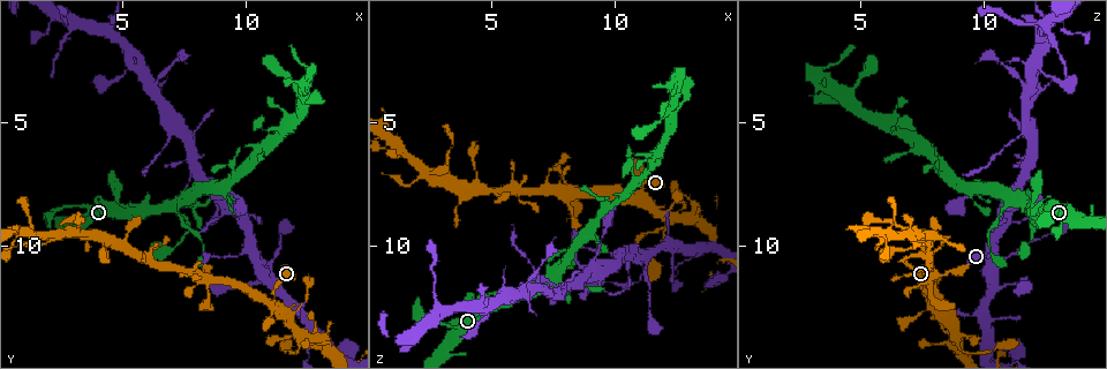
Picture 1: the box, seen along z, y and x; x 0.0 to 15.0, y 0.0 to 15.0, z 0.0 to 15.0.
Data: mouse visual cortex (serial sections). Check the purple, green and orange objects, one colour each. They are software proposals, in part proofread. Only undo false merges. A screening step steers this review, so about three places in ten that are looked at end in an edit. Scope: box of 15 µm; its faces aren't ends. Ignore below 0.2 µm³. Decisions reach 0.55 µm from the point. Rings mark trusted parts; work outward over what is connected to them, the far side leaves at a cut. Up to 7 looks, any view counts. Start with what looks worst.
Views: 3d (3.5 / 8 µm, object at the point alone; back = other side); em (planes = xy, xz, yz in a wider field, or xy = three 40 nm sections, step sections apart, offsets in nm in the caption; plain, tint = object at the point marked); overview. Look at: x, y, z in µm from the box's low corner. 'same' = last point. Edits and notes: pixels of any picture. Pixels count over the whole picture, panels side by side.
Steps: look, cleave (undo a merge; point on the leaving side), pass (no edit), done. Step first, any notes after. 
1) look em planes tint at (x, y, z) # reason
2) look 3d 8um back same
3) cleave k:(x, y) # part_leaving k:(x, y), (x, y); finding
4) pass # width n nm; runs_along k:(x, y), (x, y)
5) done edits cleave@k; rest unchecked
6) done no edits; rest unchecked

look 3d 8um back at (11.2, 11.6, 10.4) # three arms meet

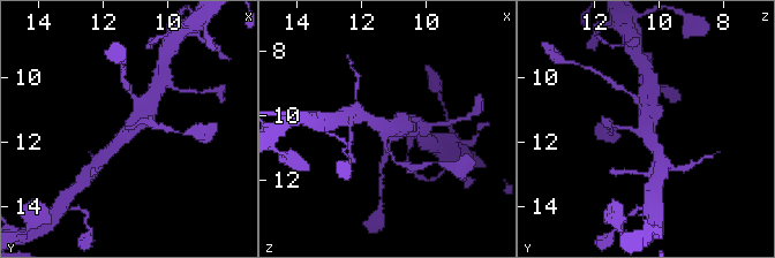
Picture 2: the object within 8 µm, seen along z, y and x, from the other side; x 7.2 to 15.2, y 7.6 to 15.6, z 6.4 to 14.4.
look 3d 3.5um at (11.3, 11.8, 10.4)

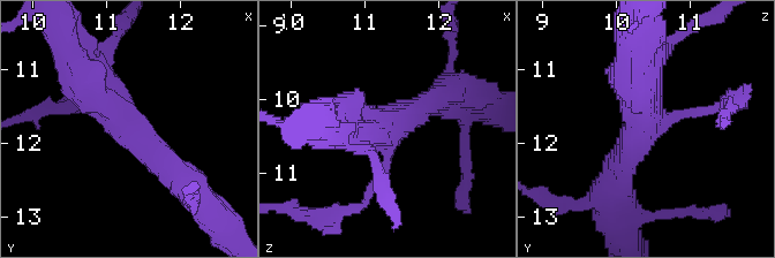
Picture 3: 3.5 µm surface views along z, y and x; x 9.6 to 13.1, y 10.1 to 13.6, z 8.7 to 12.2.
pass # runs_along 3:(73, 63), (87, 85), (179, 176); continuous, no second cell

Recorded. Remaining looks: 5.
look 3d 3.5um at (13.3, 13.8, 10.1) # two arms in line, one across

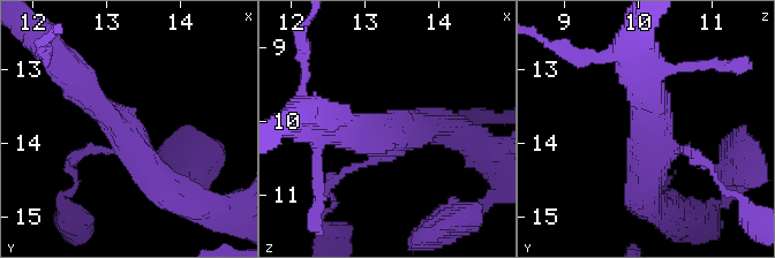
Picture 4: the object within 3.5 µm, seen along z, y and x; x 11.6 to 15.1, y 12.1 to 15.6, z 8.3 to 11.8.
look em xy step 1 tint at (13.25, 13.90, 10.25) # arms 3; arm_widths 150, 450, 450 nm; shape alone is not enough

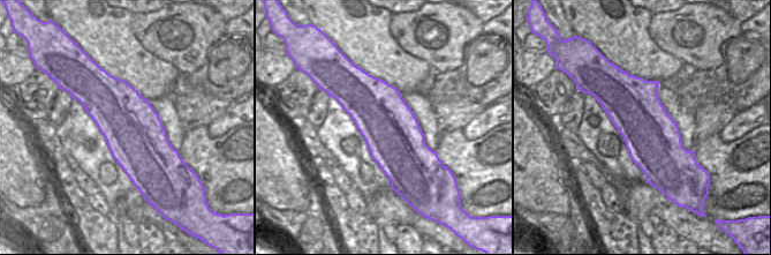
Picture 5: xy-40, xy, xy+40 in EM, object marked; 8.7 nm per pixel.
look em planes tint same # another direction

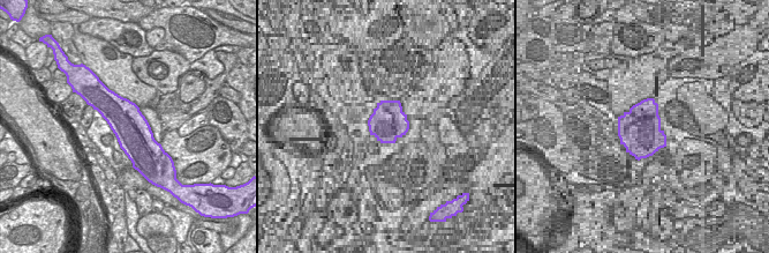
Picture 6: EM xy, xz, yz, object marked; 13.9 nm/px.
pass # width 500 nm; runs_along 4:(74, 78), (173, 196); all the same cell

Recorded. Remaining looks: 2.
look 3d 3.5um back at (9.6, 8.5, 11.0) # two arms in line, one across

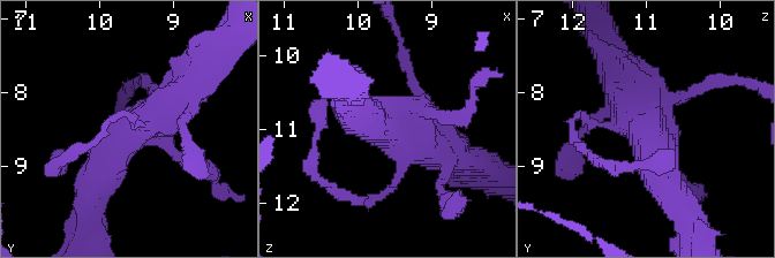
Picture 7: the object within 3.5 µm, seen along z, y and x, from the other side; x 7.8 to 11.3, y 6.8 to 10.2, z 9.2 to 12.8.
look em xy step 1 tint at (9.55, 8.55, 11.10)

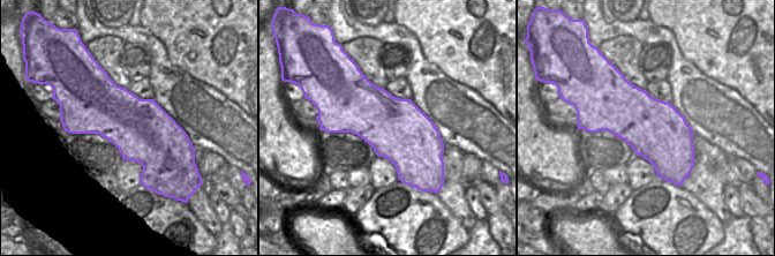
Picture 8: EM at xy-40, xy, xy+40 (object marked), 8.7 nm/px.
pass # width 550 nm; runs_along 7:(91, 187), (113, 148), (194, 81); continuous, no second cell

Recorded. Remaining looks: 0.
done no edits; rest unchecked

